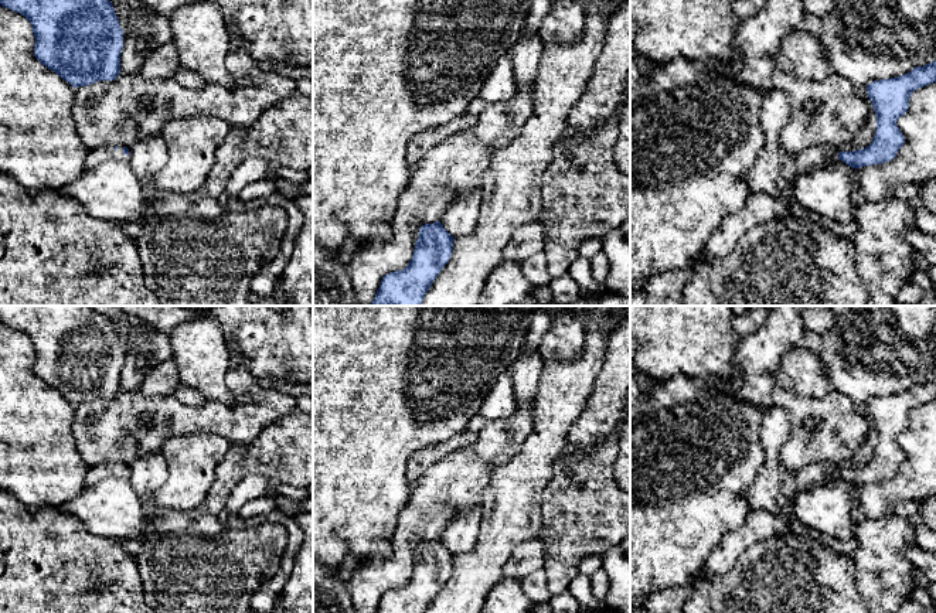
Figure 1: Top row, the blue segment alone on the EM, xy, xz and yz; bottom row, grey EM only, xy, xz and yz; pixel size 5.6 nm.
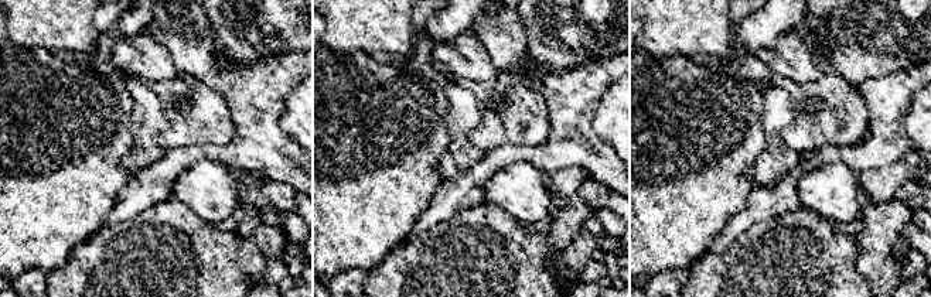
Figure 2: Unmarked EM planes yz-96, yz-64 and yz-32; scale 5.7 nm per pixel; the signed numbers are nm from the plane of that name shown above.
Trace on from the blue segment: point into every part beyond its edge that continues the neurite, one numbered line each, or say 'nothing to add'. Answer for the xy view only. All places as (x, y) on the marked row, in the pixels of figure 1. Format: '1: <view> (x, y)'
1: xy (106, 152)

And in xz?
nothing to add

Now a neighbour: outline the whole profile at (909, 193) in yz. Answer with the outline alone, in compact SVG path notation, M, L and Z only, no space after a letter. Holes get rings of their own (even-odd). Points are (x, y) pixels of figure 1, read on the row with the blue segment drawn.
M906 183L906 184L896 185L892 190L892 197L902 200L909 207L912 207L915 211L923 207L920 184L916 184L916 183Z

